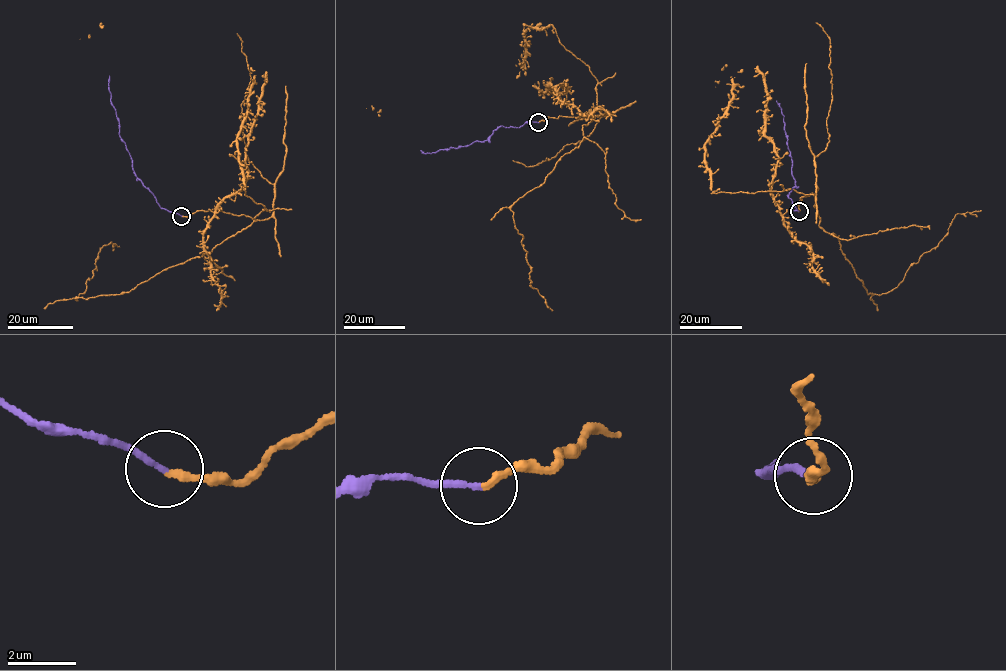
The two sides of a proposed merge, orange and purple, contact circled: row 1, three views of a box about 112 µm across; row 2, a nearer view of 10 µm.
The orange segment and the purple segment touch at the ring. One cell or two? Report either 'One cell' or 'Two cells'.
One cell

